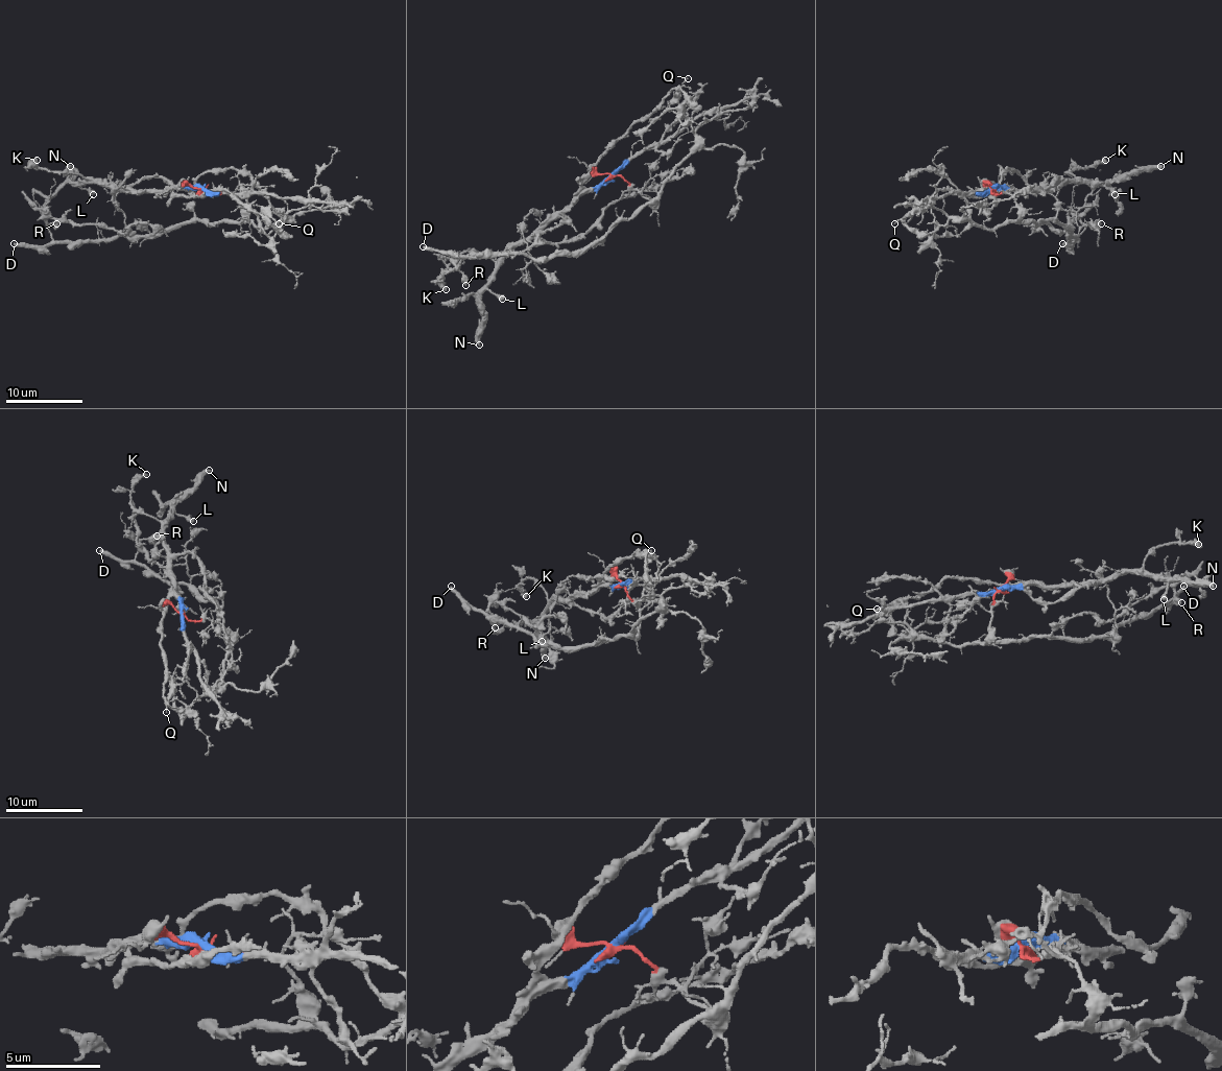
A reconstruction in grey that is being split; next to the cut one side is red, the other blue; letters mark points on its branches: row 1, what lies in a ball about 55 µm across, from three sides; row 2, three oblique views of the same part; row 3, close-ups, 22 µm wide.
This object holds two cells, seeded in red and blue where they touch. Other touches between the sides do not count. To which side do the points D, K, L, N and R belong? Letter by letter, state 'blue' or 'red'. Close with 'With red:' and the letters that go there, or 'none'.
D: red
K: blue
L: blue
N: blue
R: red
With red: D, R

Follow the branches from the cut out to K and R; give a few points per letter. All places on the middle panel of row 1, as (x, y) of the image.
K: (612, 175), (585, 188), (568, 206), (497, 259), (462, 252), (444, 275), (446, 290)
R: (612, 175), (625, 179), (650, 204), (621, 217), (581, 250), (547, 257), (464, 257), (457, 268), (464, 286)

